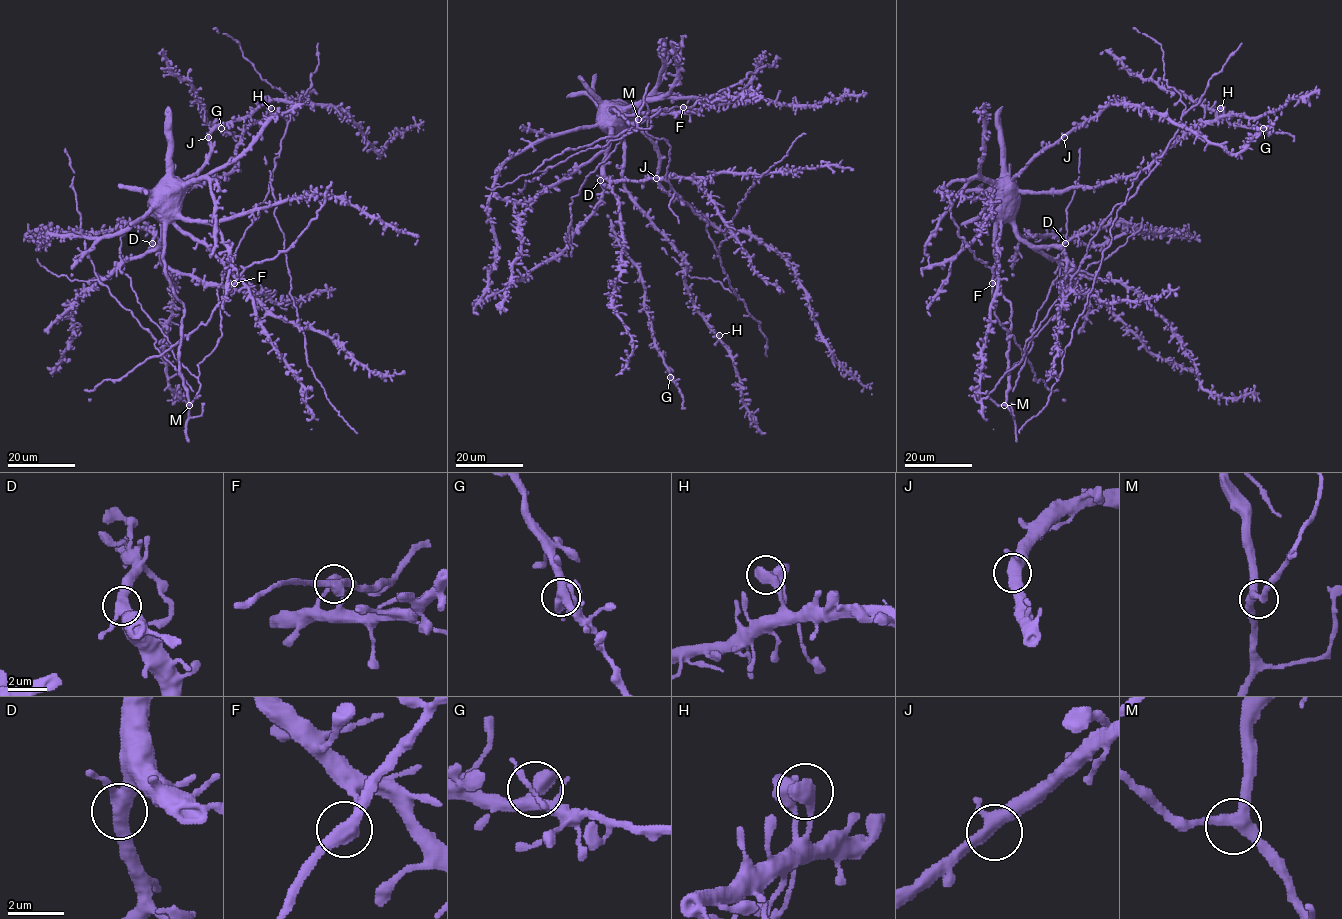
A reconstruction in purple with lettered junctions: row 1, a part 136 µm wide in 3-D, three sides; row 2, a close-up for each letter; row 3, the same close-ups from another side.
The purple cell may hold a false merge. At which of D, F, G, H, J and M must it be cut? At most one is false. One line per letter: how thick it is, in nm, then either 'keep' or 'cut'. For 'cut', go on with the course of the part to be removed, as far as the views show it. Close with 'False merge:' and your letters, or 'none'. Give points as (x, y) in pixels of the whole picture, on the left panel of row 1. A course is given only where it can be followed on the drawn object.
D: calibre 380 nm; keep
F: calibre 400 nm; cut
G: calibre 400 nm; keep
H: calibre 420 nm; keep
J: calibre 420 nm; keep
M: calibre 360 nm; keep
False merge: F

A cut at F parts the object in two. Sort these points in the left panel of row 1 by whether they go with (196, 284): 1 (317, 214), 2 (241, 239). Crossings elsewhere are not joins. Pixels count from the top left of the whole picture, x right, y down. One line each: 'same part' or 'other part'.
1: other part
2: same part

